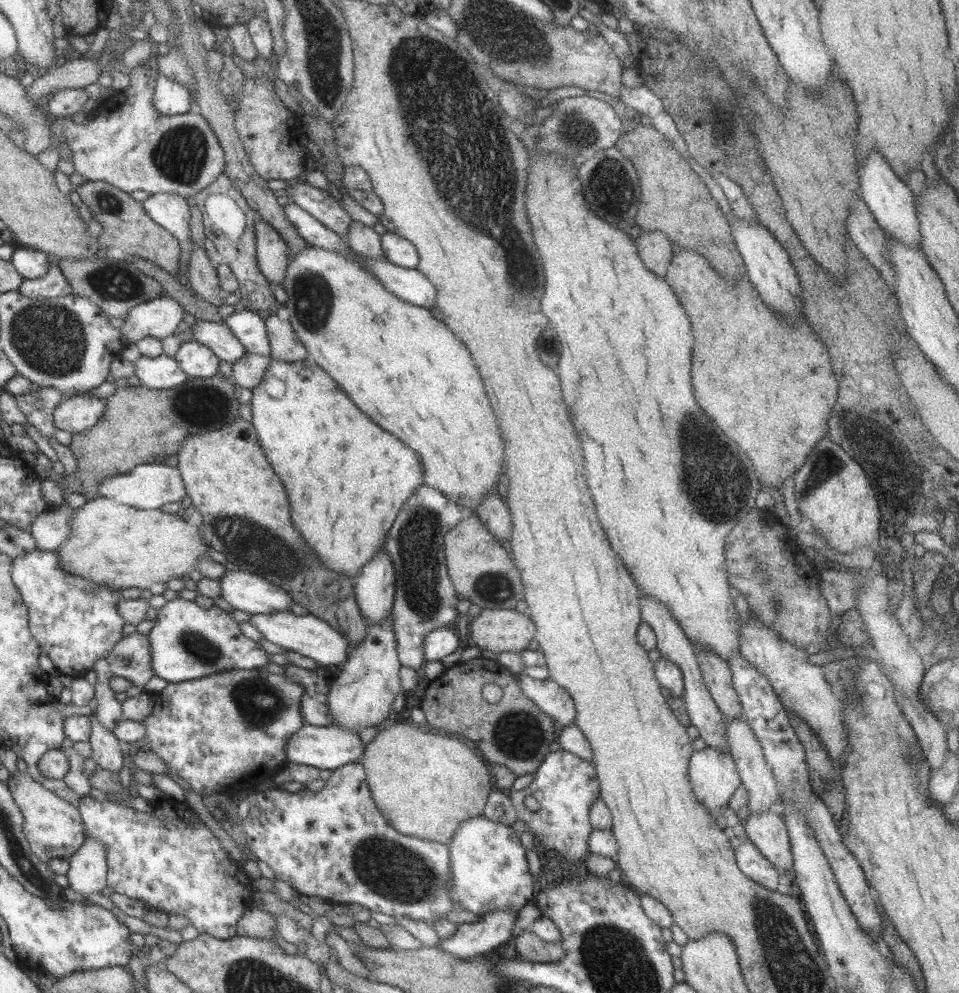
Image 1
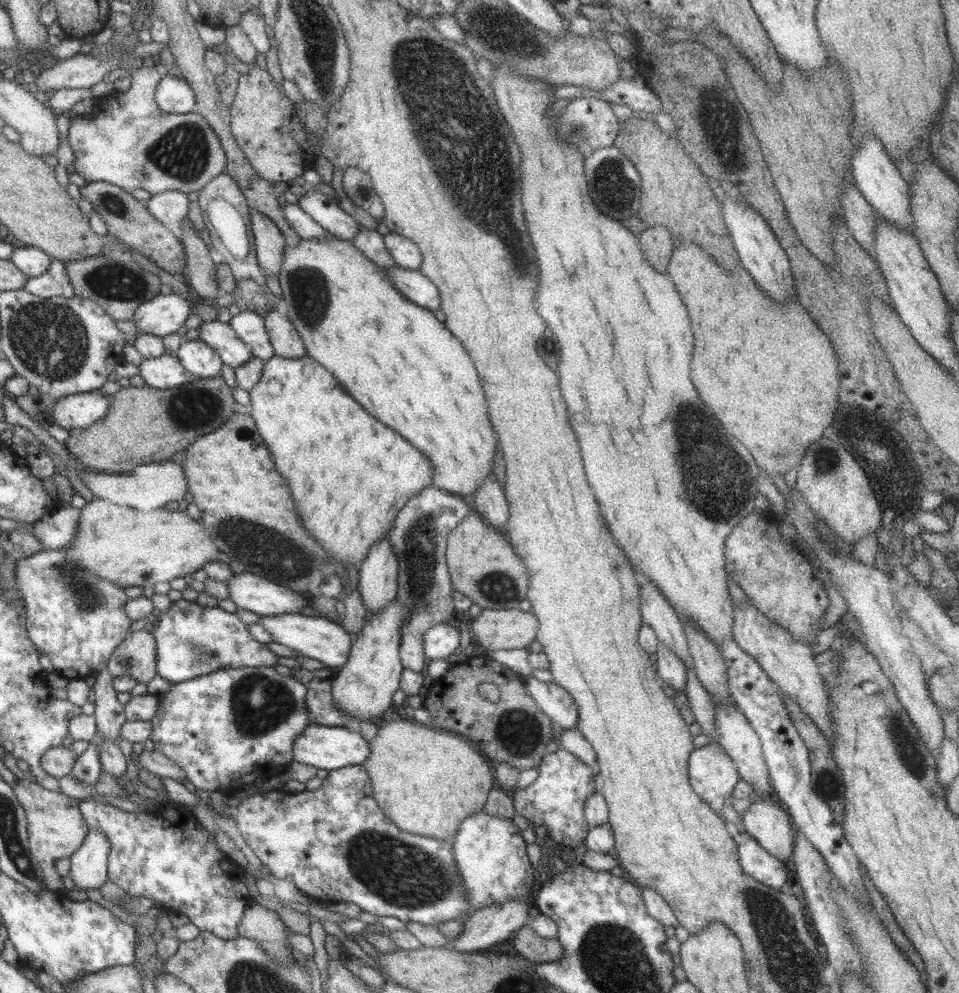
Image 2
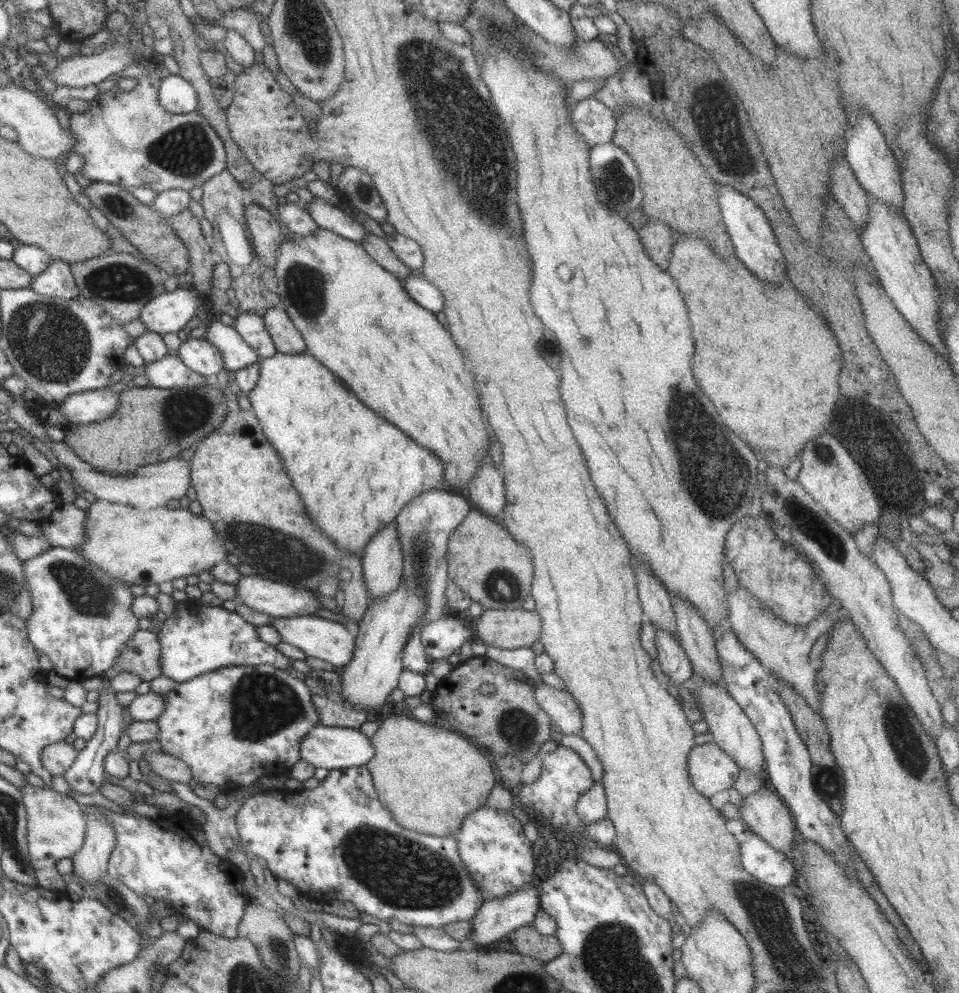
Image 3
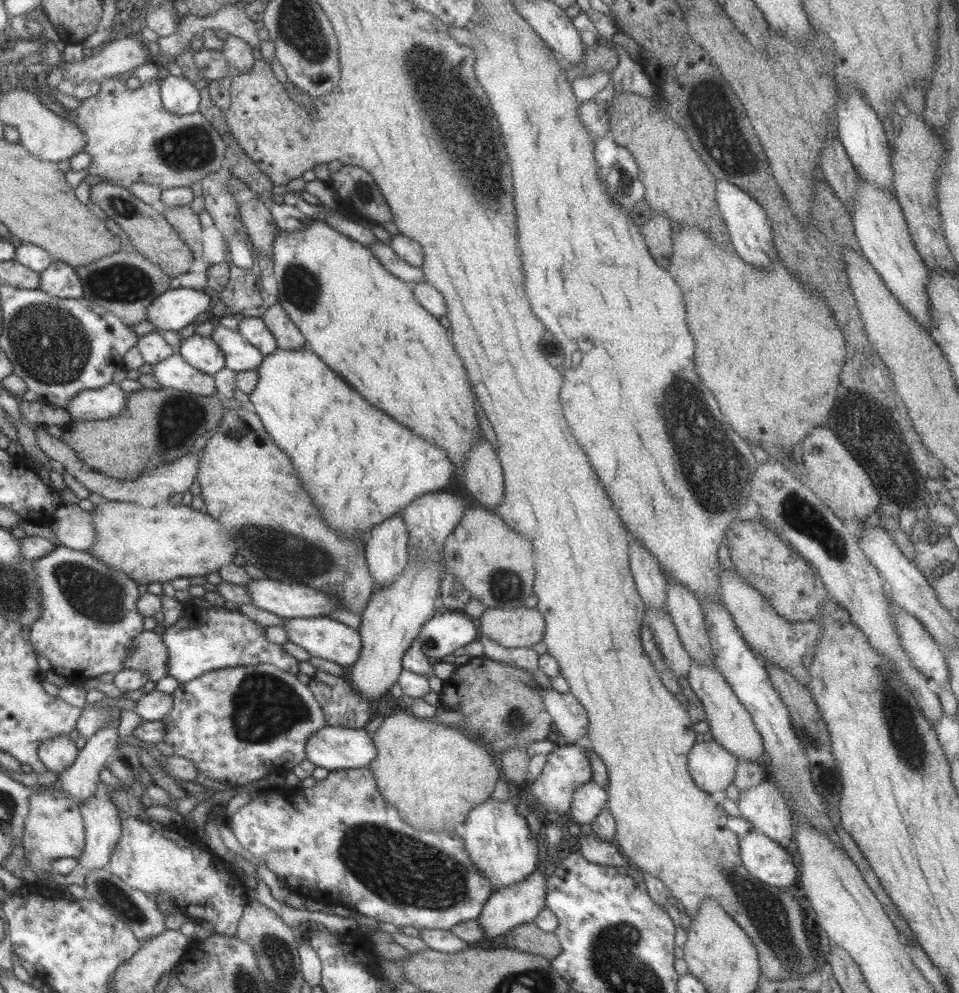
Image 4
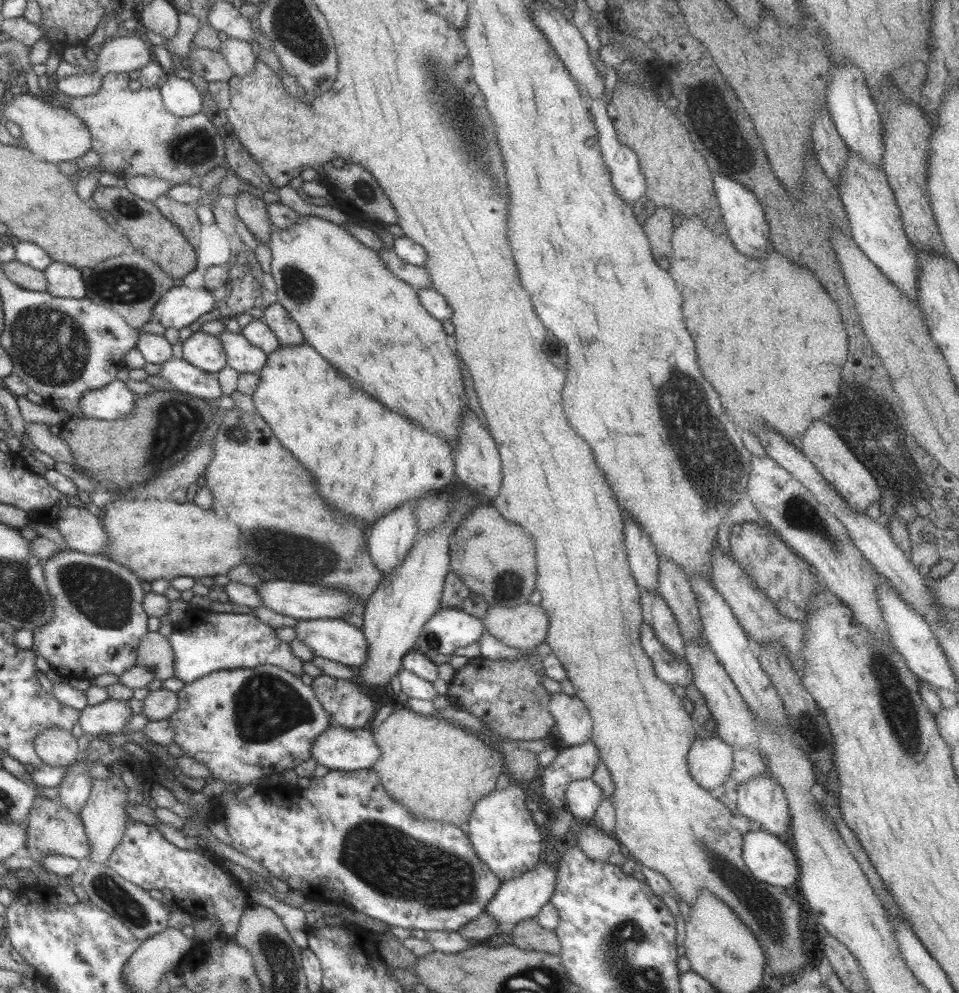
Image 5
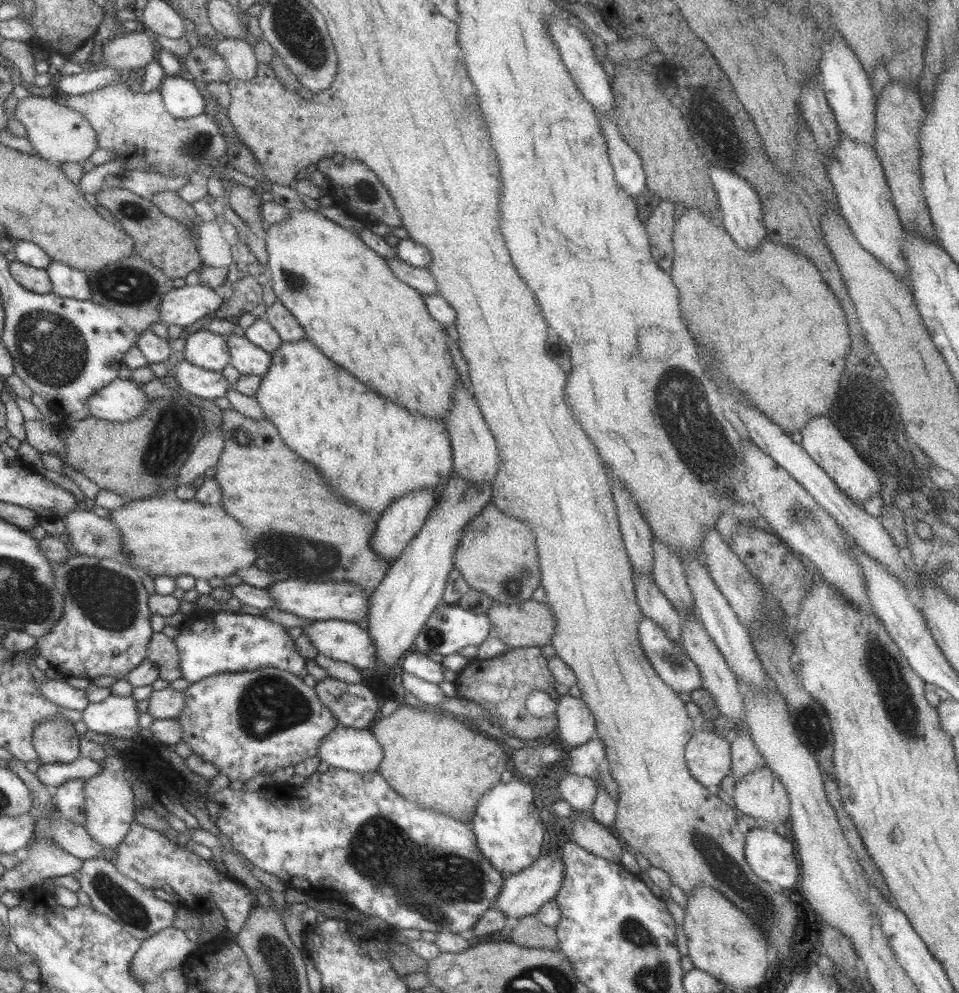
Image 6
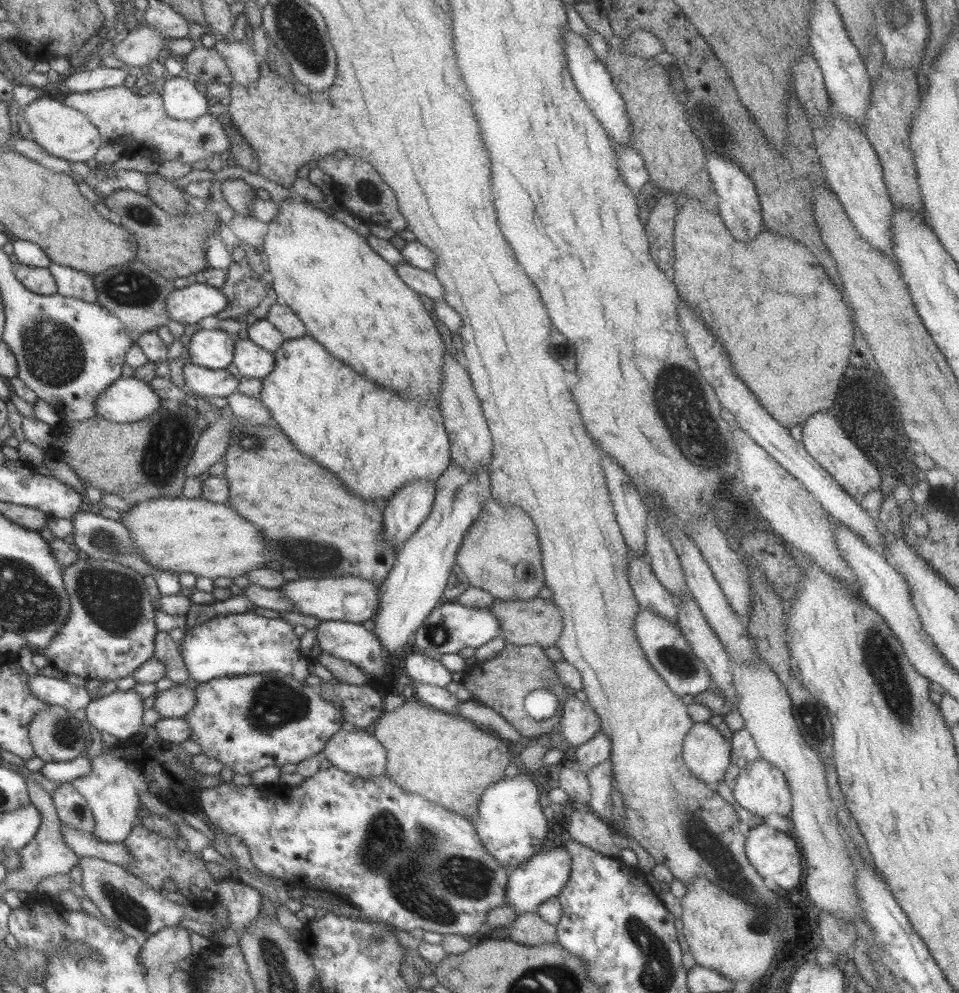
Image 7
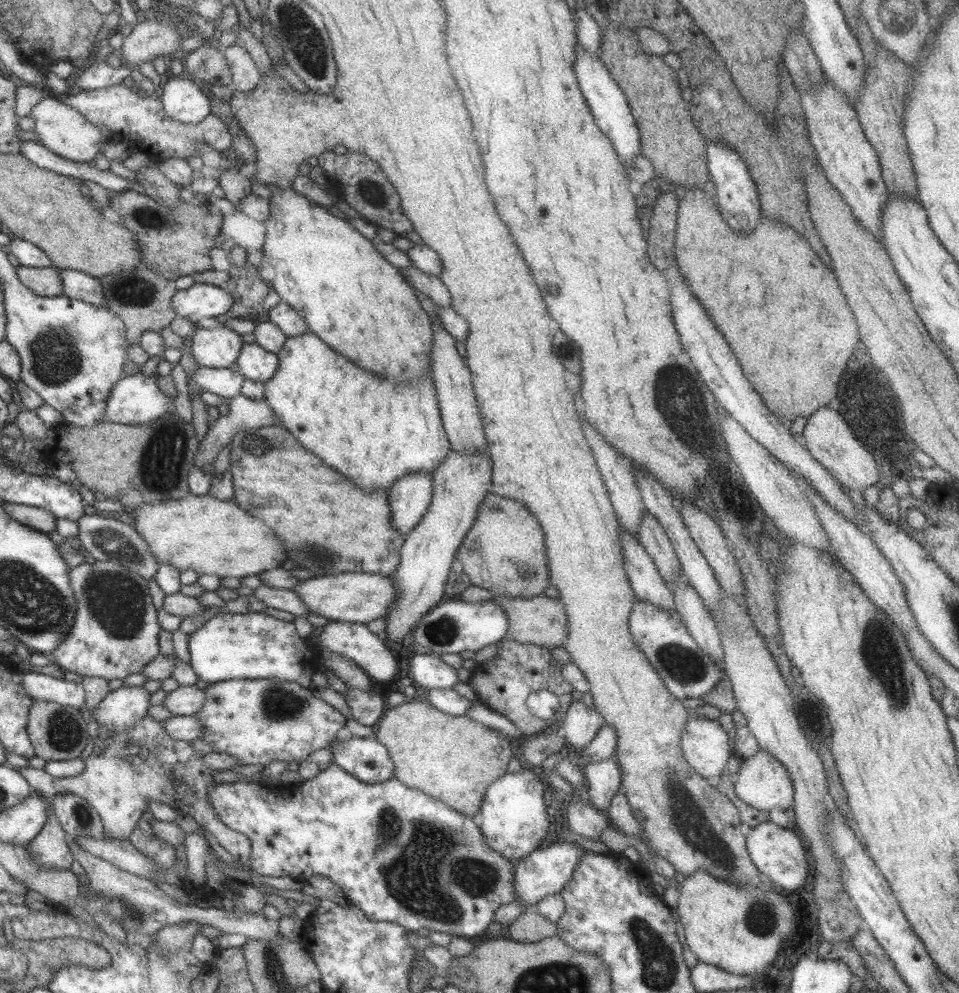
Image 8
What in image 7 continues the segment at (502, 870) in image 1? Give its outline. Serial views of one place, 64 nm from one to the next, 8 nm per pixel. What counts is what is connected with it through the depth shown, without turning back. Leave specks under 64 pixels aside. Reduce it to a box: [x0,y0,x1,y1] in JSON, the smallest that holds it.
[473,772,548,876]

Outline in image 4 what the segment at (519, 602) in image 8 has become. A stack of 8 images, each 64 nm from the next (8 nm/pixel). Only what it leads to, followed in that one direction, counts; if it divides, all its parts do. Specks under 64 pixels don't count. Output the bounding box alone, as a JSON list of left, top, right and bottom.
[477,608,545,648]

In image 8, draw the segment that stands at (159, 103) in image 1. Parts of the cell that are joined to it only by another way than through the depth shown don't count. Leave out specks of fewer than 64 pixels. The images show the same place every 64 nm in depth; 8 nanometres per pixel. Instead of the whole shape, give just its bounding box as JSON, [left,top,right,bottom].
[161,76,212,124]

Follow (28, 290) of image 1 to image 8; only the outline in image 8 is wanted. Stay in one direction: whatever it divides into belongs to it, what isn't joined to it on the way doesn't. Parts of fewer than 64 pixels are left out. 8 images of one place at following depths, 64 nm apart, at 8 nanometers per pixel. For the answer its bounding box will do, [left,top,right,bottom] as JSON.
[57,268,106,307]

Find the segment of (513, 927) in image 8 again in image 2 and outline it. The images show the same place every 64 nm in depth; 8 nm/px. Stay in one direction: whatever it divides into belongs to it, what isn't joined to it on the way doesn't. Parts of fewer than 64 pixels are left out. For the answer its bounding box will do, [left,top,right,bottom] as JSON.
[515,926,564,964]

